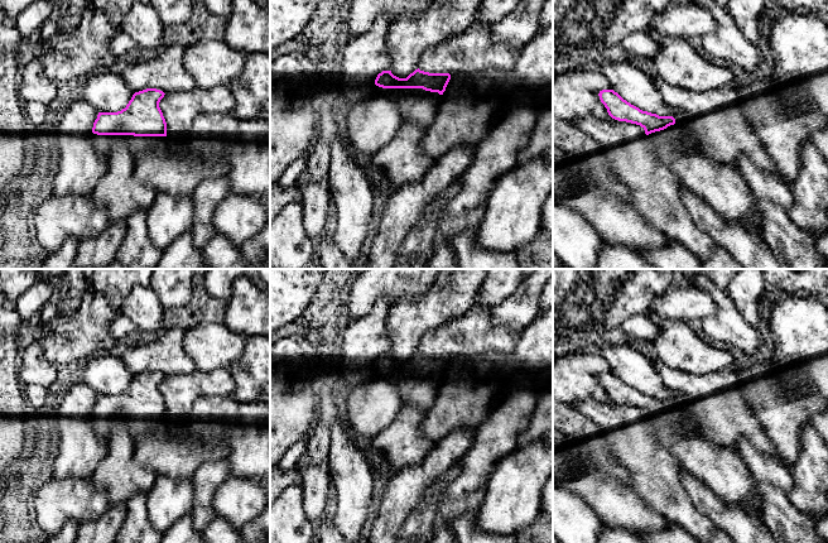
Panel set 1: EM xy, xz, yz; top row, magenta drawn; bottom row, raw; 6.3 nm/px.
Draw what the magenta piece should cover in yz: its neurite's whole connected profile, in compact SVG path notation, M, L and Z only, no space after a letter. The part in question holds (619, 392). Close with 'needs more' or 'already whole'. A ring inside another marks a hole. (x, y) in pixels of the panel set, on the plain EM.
M602 373L598 379L612 402L640 408L645 413L660 446L673 453L684 470L701 480L727 505L757 513L757 491L737 452L703 437L688 437L680 429L682 407L677 407L673 399L642 394L613 373Z | needs more

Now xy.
M146 371L135 375L125 391L117 395L98 395L92 410L97 436L109 441L115 418L122 418L136 441L150 433L167 429L167 405L159 390L164 375Z | needs more

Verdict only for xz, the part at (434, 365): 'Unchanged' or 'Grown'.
Grown

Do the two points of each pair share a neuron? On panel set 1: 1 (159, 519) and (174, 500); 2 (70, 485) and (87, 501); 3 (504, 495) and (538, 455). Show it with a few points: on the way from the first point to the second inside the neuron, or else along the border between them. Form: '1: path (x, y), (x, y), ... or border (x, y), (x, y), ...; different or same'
1: path (163, 514), (169, 505); same
2: path (73, 489), (83, 499); same
3: path (514, 485), (532, 465); same

